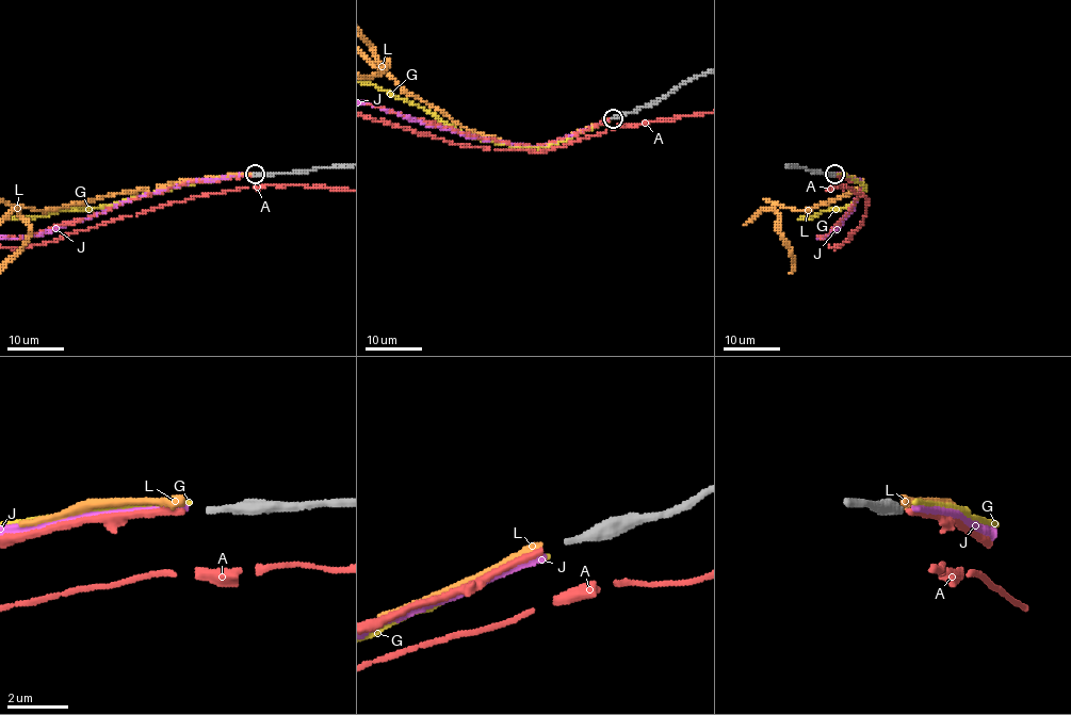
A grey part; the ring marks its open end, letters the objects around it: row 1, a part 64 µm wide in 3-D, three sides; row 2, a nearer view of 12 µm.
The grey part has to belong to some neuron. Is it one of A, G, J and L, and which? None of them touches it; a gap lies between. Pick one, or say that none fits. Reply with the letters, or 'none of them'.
A

